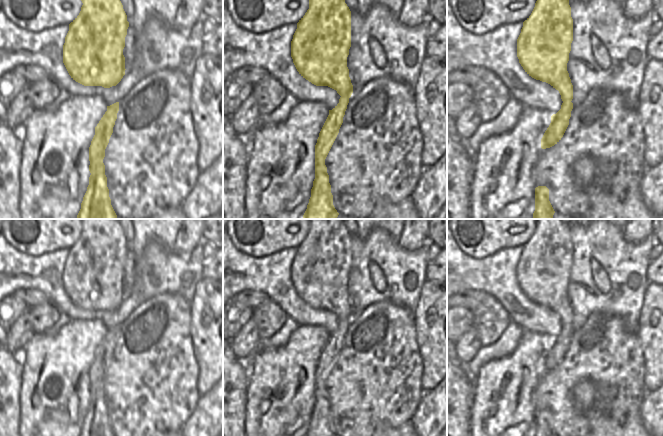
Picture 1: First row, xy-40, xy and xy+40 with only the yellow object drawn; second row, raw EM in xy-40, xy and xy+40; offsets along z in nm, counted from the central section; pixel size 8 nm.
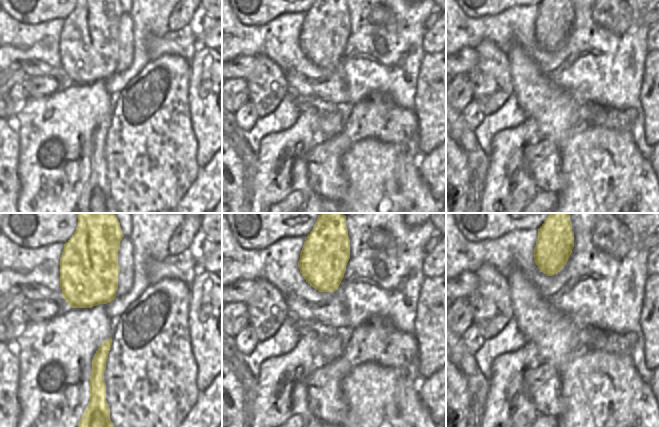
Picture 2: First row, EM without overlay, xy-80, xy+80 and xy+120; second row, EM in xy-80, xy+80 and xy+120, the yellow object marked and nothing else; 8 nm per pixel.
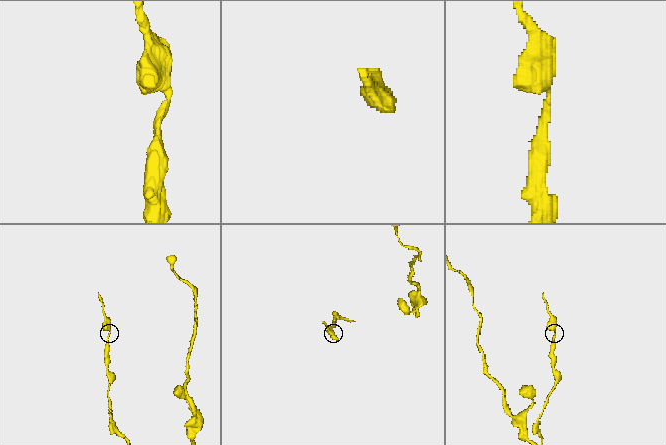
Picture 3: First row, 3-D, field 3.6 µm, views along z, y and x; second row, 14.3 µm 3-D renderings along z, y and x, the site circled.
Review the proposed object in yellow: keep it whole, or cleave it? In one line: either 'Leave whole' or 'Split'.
Leave whole.

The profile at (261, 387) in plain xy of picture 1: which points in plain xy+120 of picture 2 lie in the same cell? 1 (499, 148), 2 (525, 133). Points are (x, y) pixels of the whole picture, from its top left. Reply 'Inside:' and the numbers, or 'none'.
Inside: 1, 2

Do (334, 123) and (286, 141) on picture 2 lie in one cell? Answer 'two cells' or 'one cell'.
two cells

